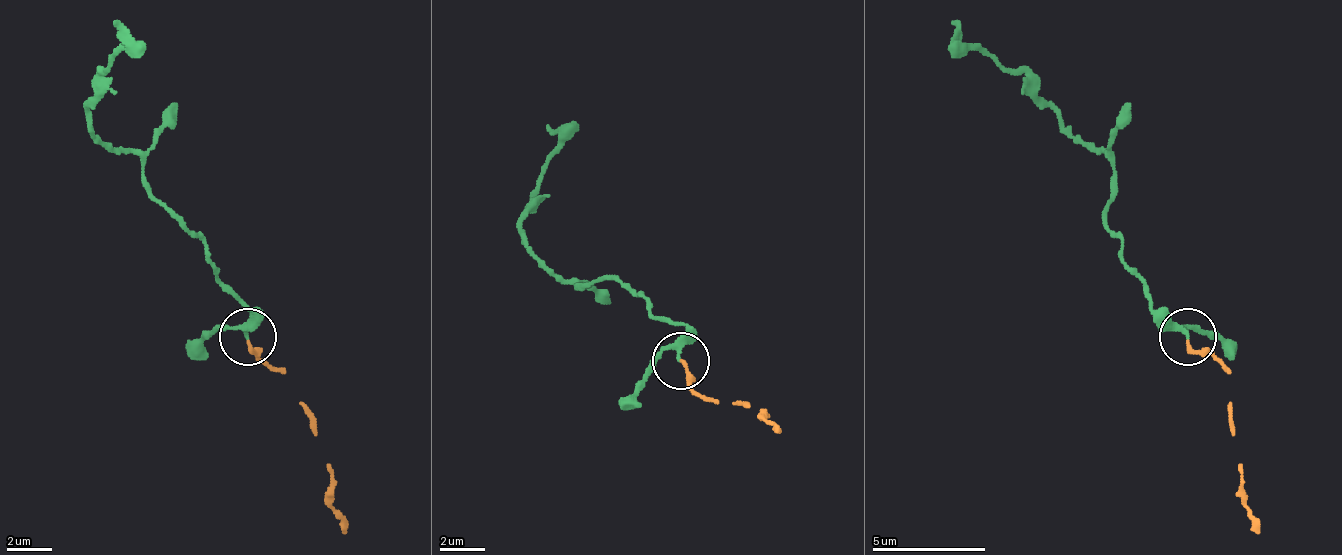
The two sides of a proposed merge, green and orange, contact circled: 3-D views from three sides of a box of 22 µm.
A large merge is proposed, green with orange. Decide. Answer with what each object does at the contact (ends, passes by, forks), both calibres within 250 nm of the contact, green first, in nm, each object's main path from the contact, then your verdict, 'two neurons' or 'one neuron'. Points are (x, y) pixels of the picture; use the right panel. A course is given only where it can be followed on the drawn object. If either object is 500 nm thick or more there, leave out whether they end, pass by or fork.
green passes by; orange ends; calibres 170 and 160 nm; course green (1189, 335), (1149, 306), (1149, 289), (1104, 221), (1115, 164), (1069, 130), (1041, 96), (967, 45), (950, 22); course orange (1189, 341), (1229, 375), (1240, 505), (1257, 534); one neuron

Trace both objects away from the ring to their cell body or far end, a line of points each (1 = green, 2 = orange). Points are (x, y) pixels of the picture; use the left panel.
1: (246, 335), (246, 306), (178, 221), (150, 193), (144, 164), (93, 130), (87, 96), (127, 45), (115, 22)
2: (246, 341), (269, 369), (286, 375), (332, 477), (332, 505), (343, 534)

